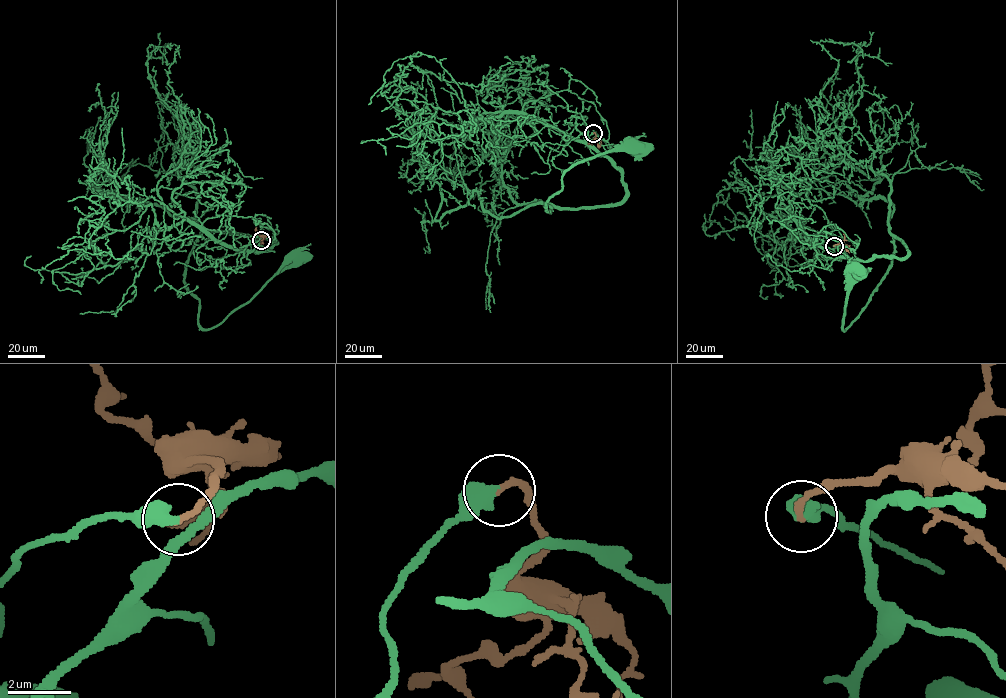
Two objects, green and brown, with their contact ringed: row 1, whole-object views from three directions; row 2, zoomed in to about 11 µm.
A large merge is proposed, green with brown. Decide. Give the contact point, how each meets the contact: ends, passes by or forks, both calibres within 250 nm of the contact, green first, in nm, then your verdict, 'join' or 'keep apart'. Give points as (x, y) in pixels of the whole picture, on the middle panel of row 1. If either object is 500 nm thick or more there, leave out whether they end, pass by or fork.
at (593, 133); 500 nm thick on the green side, 190 nm on the other; join

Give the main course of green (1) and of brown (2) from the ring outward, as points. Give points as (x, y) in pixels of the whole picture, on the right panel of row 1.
1: (834, 246), (856, 262), (905, 258), (908, 251), (894, 237), (887, 274), (844, 330), (855, 272)
2: (834, 246), (843, 243), (843, 234)

